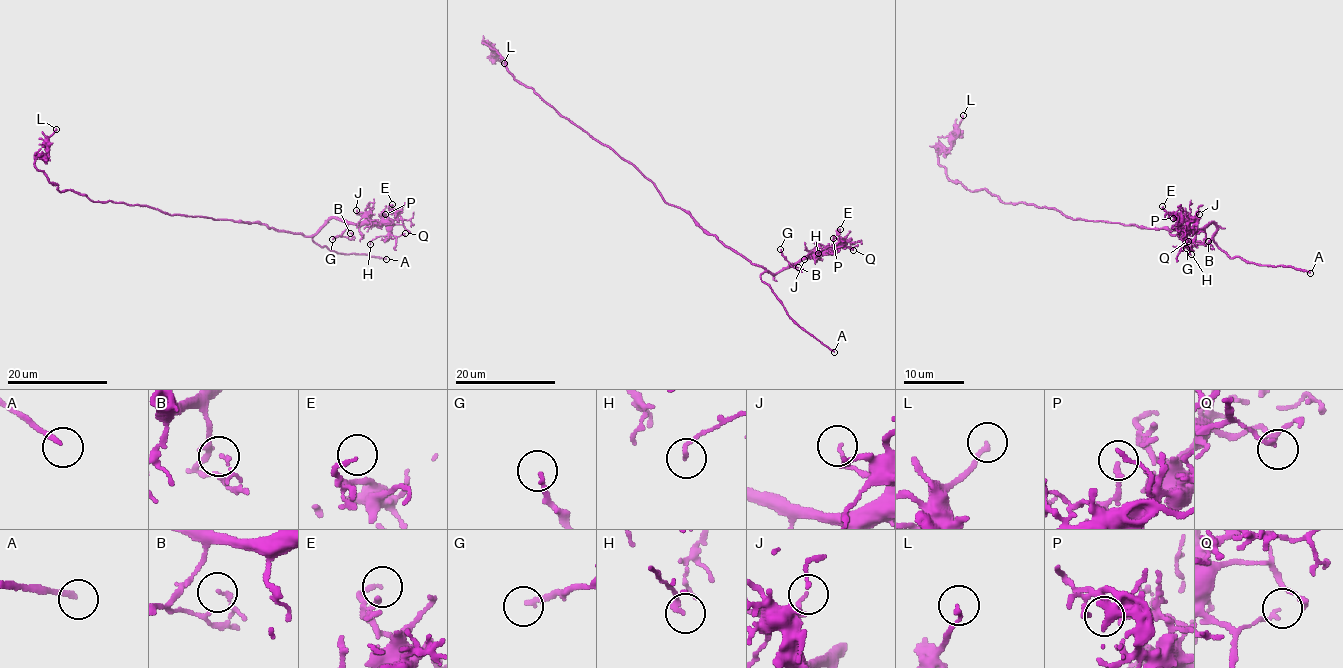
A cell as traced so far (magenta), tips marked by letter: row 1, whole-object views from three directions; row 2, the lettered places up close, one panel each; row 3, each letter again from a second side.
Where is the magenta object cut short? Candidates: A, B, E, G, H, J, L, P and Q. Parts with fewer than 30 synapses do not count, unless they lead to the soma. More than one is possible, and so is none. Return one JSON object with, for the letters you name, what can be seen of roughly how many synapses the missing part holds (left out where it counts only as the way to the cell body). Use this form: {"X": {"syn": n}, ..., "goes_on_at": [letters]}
{"goes_on_at": ["A"]}

